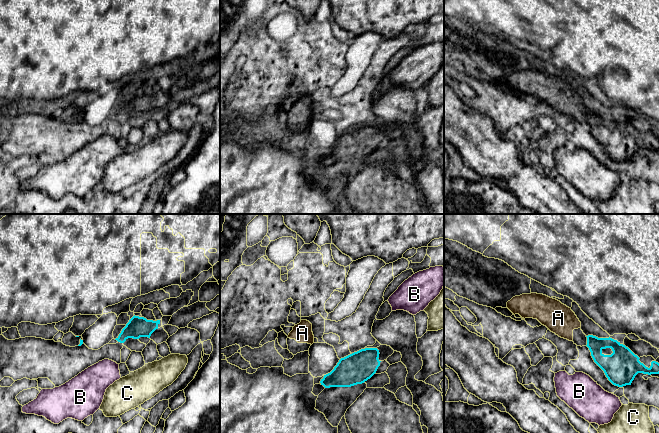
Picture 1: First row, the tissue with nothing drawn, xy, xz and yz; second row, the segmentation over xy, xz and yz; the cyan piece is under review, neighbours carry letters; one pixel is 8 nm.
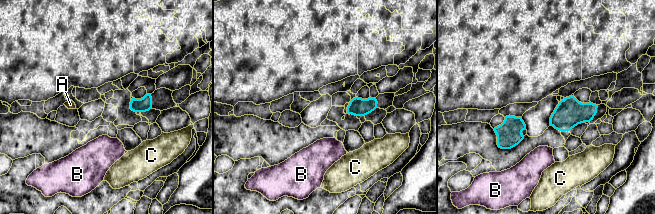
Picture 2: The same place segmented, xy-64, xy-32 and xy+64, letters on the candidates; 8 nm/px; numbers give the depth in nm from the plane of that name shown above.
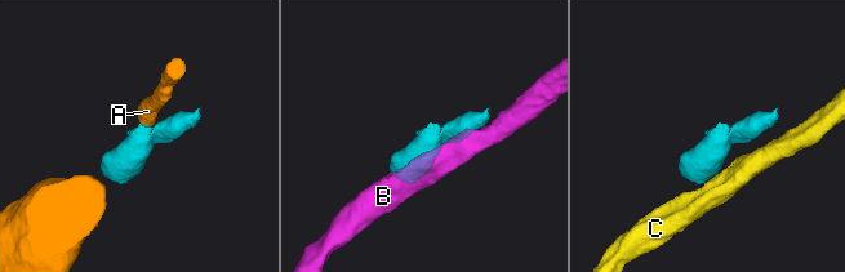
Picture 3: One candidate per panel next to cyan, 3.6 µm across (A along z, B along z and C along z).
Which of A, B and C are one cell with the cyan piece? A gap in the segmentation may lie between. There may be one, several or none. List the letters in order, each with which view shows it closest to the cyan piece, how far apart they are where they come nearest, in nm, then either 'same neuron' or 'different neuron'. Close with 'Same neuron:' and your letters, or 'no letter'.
A: view yz; gap 90 nm; same neuron
B: view yz; gap 70 nm; different neuron
C: view yz; gap 140 nm; different neuron
Same neuron: A

